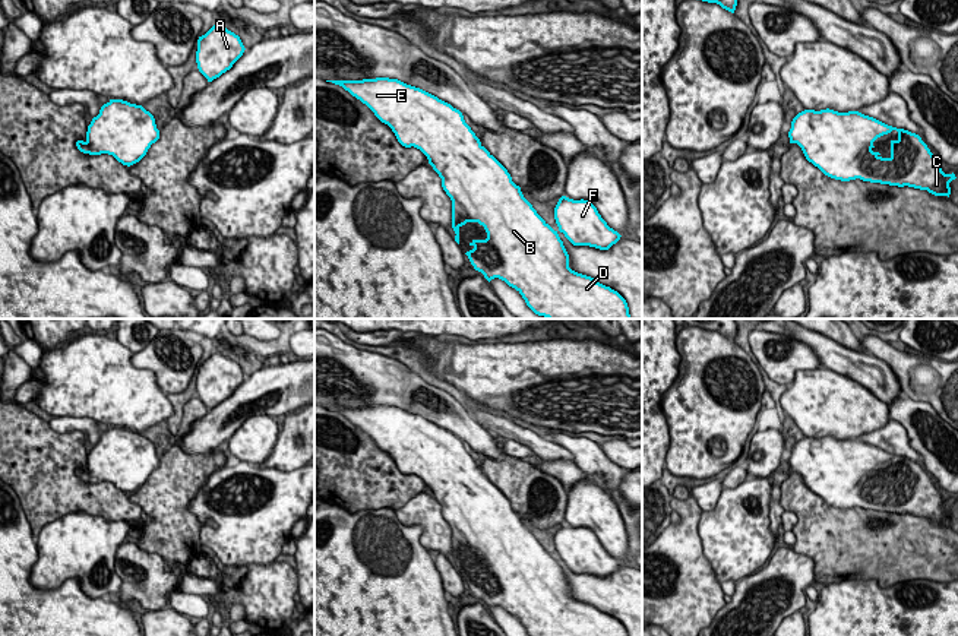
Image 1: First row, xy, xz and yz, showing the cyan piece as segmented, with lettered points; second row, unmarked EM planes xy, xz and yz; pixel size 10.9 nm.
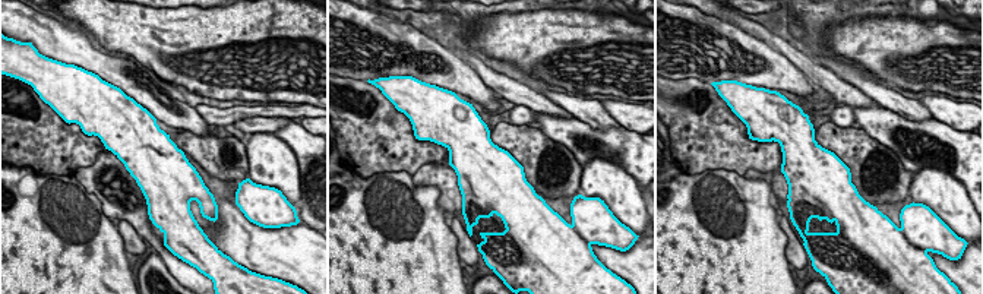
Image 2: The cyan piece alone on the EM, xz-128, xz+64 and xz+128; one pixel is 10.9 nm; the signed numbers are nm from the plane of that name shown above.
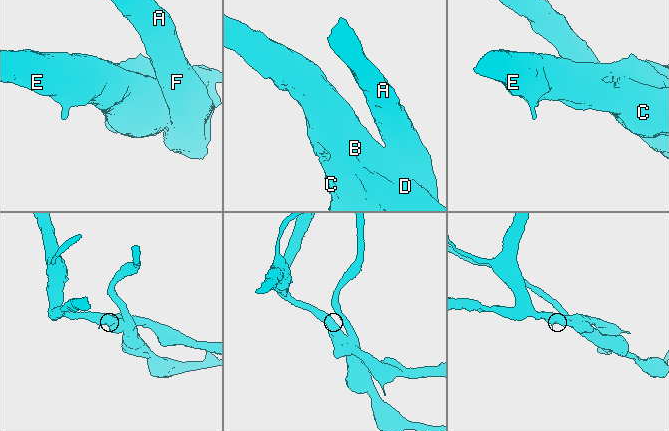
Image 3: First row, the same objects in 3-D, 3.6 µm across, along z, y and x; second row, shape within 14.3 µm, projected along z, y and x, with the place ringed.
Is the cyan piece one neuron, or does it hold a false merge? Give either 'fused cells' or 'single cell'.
single cell

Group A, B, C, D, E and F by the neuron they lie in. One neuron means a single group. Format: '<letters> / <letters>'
A B C D E F

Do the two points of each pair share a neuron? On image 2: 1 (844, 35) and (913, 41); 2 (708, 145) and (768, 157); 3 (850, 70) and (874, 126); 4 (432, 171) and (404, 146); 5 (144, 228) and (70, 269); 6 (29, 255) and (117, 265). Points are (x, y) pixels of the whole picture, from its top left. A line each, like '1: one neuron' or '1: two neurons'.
1: one neuron
2: one neuron
3: two neurons
4: two neurons
5: two neurons
6: one neuron

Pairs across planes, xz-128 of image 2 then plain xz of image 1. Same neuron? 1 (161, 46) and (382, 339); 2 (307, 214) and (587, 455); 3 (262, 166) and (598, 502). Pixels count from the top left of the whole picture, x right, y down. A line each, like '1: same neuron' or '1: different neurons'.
1: different neurons
2: same neuron
3: same neuron

